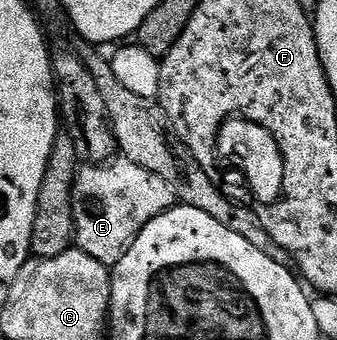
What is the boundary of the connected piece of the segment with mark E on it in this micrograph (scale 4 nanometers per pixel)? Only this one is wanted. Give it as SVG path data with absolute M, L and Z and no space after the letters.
M113 159L102 165L82 164L78 168L76 179L73 180L73 232L76 248L91 255L91 259L99 259L99 263L115 266L121 262L131 243L135 243L139 231L143 231L143 227L147 227L151 219L163 215L176 204L178 200L173 188L163 183L159 175L151 175L151 171L135 163L124 159Z

